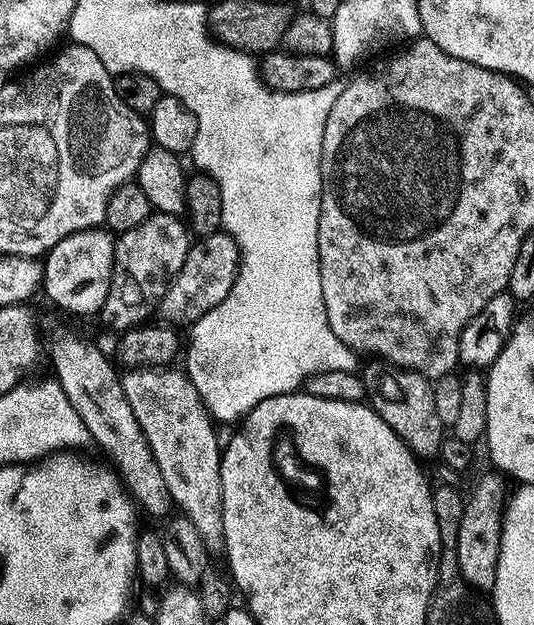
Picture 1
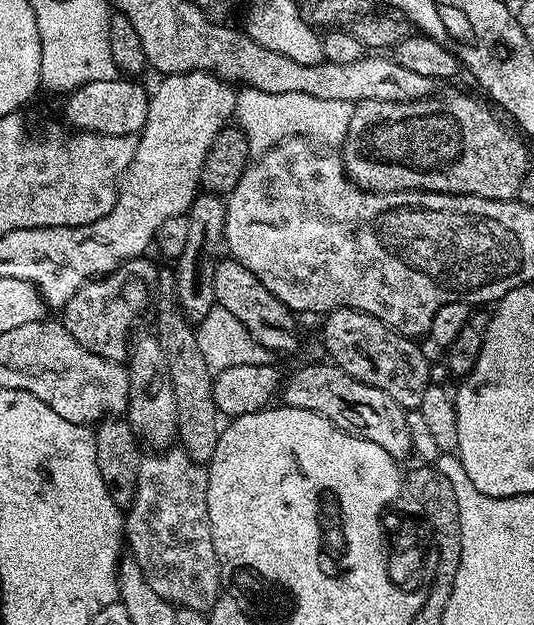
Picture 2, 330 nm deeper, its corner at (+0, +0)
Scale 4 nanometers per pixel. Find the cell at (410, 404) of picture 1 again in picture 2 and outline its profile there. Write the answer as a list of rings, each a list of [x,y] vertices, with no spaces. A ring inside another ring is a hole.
[[[333,308],[323,320],[324,348],[328,351],[327,359],[331,363],[346,370],[350,378],[358,378],[358,382],[366,382],[366,386],[374,386],[390,394],[390,398],[394,398],[394,402],[401,404],[405,410],[419,409],[422,396],[430,383],[430,377],[428,377],[428,360],[424,357],[423,350],[416,345],[419,343],[415,339],[403,336],[401,332],[395,332],[378,318],[353,308]]]

